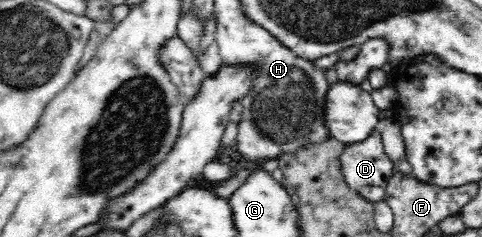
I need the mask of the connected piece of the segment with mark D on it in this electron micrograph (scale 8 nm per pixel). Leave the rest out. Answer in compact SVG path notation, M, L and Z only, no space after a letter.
M378 128L356 144L345 144L339 157L343 178L362 198L382 201L387 179L396 170L395 163L382 146Z

